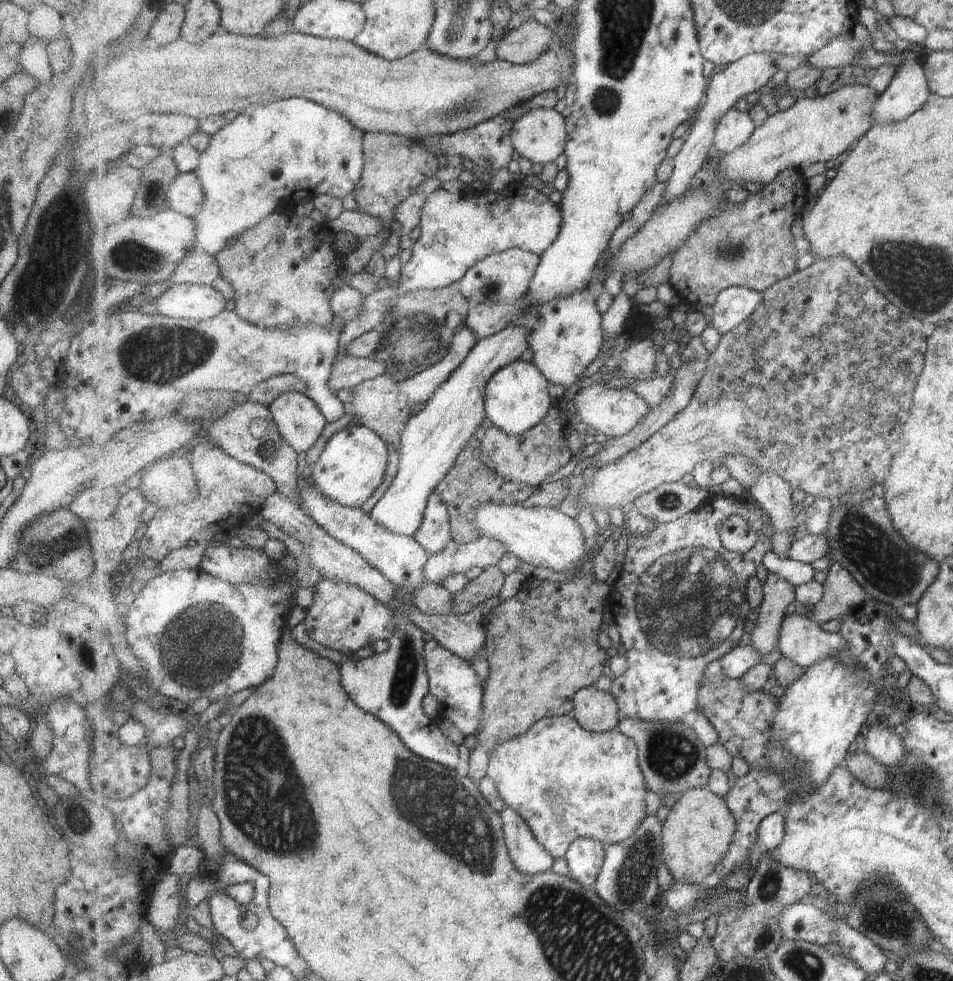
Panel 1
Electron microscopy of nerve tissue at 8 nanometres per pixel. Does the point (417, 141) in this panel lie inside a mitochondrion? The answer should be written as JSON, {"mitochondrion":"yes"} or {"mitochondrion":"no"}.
{"mitochondrion":"no"}

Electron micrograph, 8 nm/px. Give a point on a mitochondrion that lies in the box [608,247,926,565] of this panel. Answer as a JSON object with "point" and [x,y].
{"point":[887,418]}

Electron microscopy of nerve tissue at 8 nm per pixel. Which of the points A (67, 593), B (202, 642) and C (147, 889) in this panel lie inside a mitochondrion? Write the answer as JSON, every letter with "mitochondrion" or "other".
{"A":"other","B":"mitochondrion","C":"other"}

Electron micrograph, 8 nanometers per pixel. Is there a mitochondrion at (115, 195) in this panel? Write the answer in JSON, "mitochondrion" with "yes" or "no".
{"mitochondrion":"no"}

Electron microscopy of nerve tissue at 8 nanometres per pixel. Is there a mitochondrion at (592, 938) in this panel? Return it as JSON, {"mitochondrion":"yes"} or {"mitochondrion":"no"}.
{"mitochondrion":"yes"}

